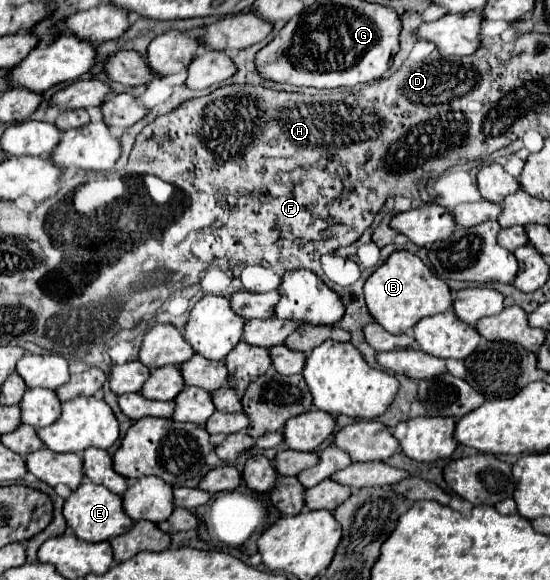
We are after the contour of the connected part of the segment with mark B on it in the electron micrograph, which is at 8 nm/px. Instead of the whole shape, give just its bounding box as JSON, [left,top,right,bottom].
[364,251,452,333]

